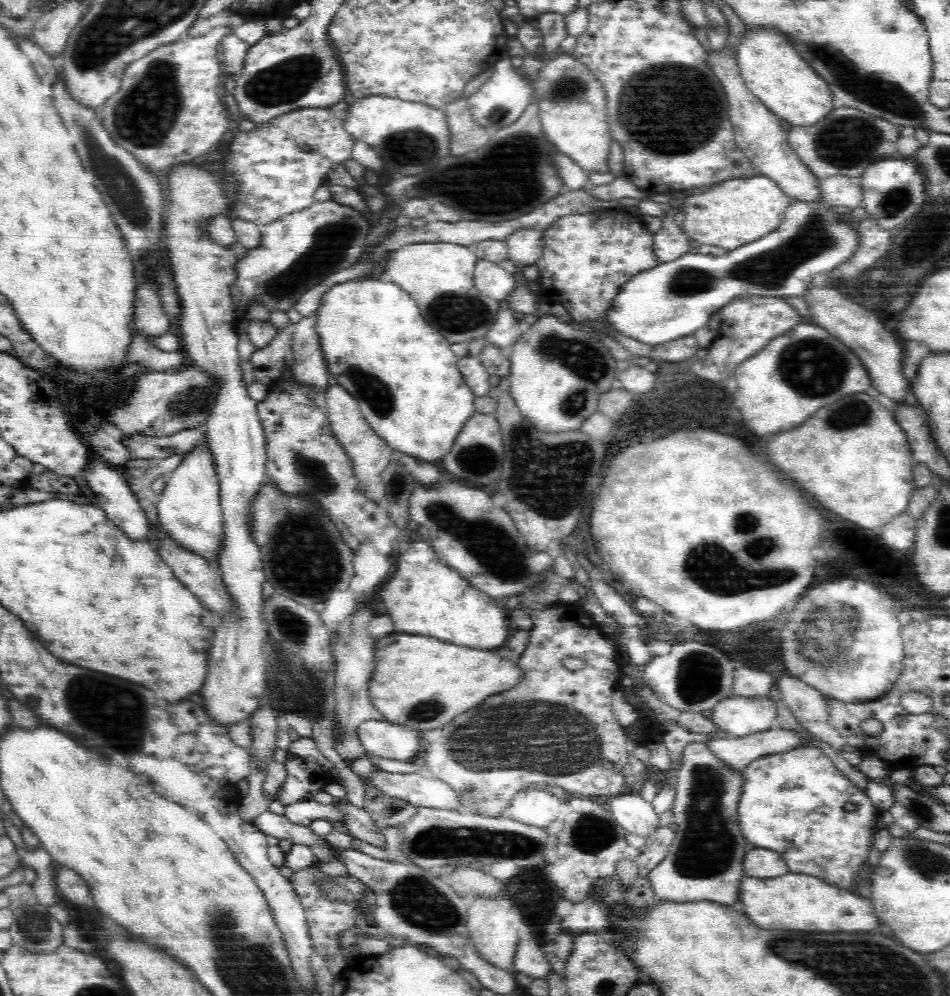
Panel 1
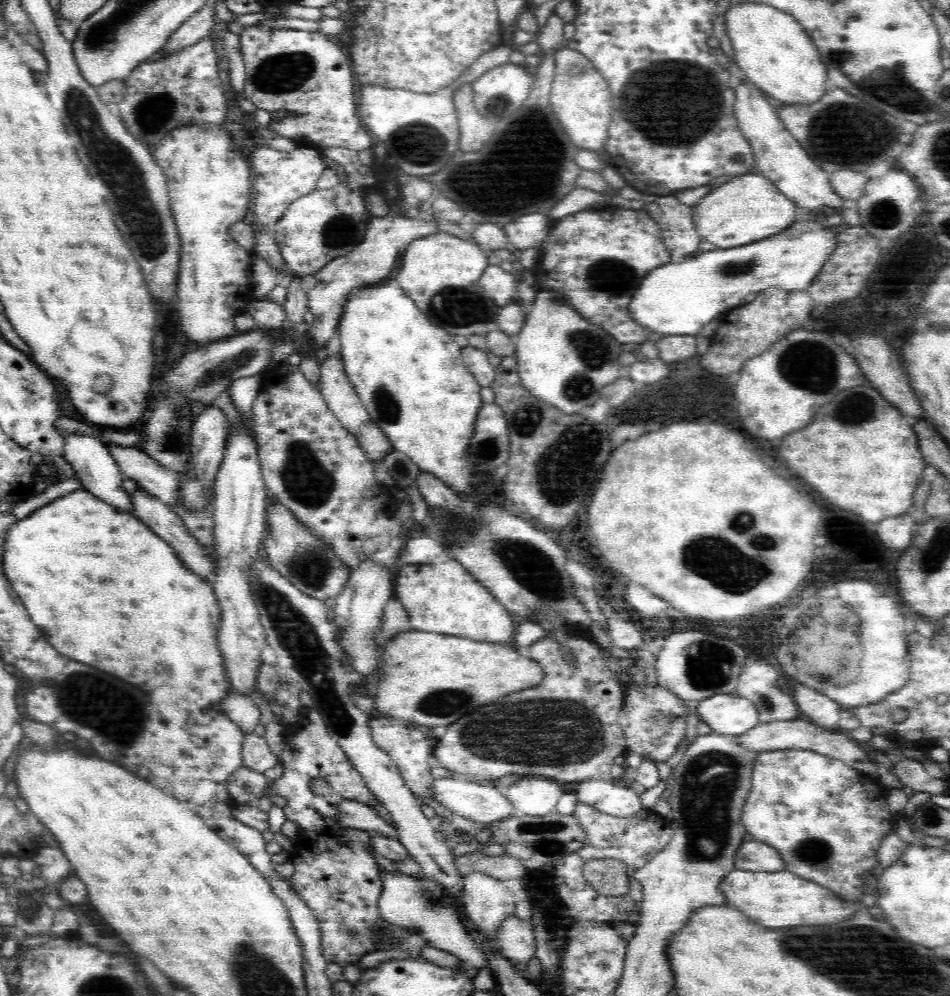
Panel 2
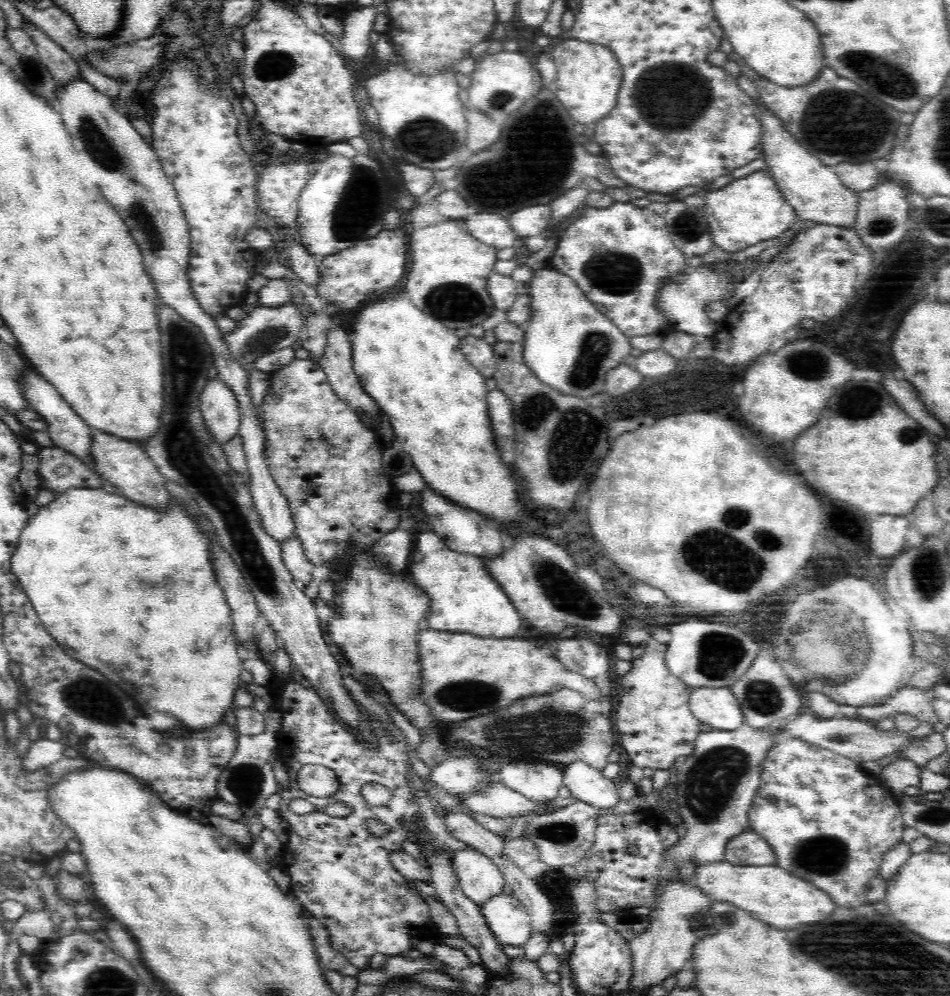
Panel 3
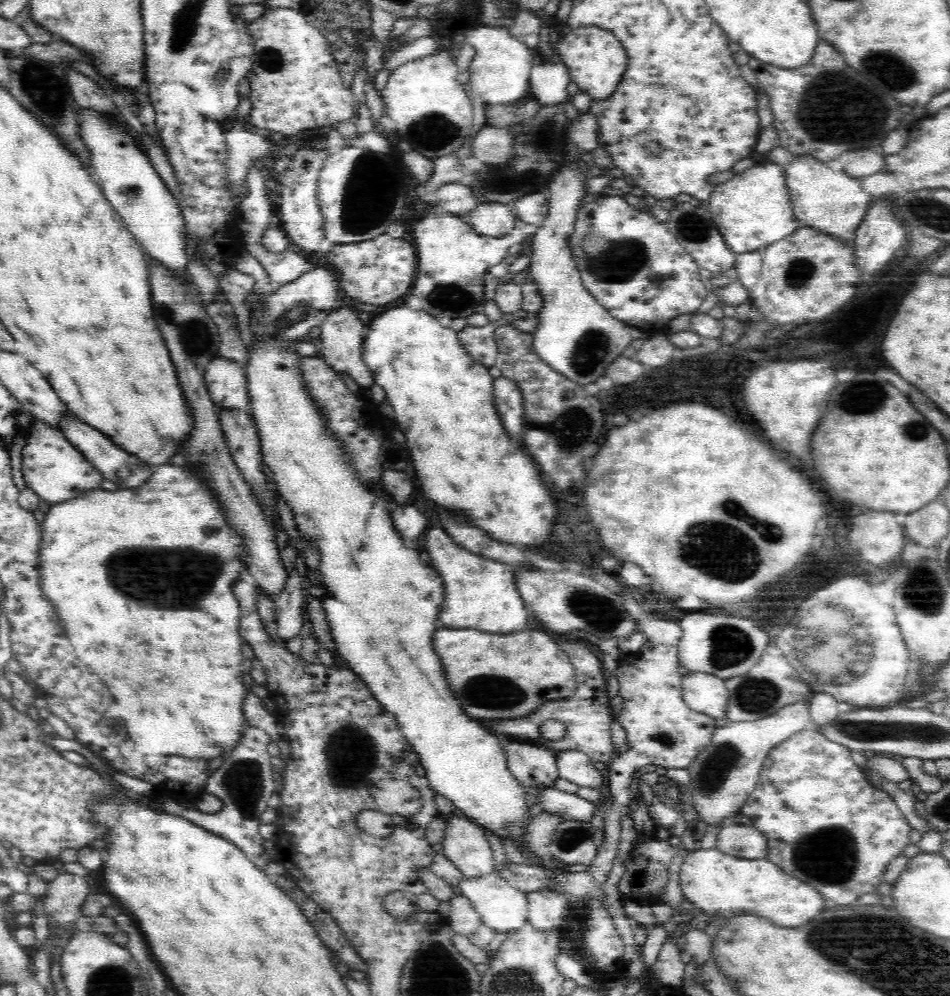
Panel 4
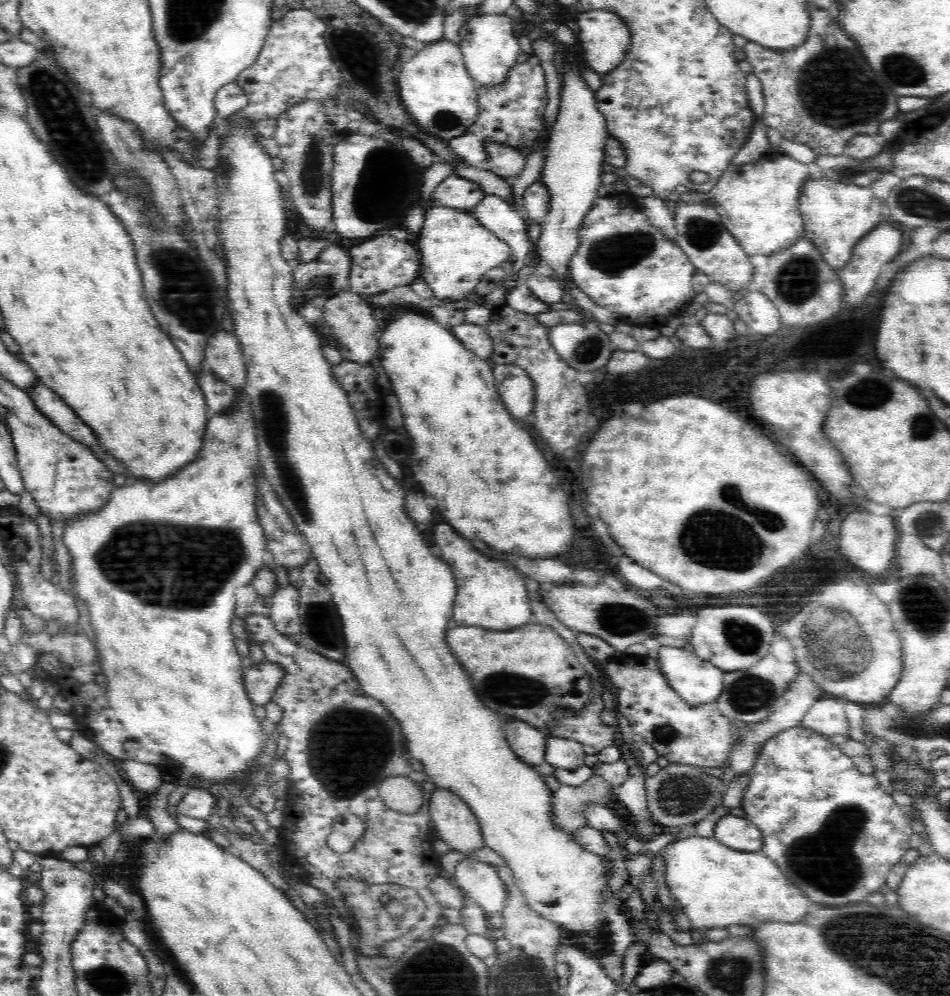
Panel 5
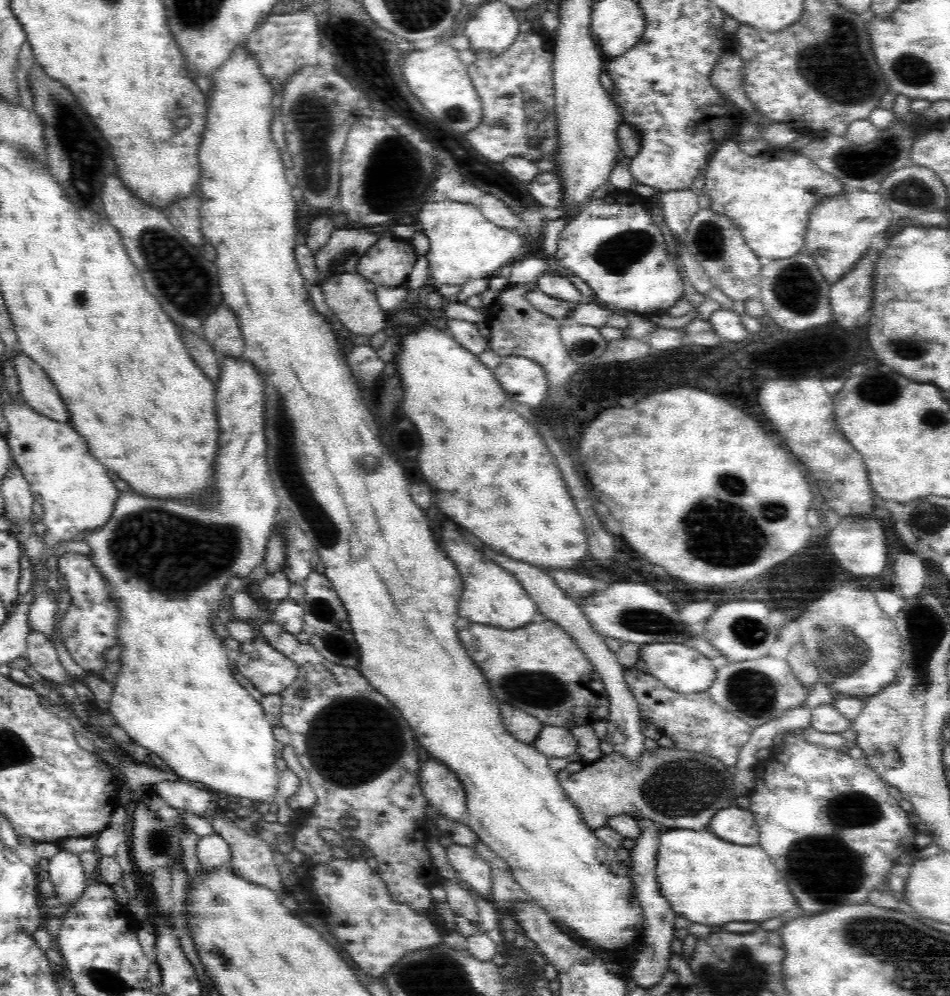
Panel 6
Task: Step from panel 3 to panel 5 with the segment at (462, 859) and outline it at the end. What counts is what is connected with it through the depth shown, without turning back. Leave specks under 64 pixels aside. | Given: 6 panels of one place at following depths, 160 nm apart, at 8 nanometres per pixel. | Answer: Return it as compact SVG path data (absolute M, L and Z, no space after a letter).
M436 785L431 792L429 809L440 840L446 842L452 851L472 858L478 850L486 847L478 819L468 803L452 789Z

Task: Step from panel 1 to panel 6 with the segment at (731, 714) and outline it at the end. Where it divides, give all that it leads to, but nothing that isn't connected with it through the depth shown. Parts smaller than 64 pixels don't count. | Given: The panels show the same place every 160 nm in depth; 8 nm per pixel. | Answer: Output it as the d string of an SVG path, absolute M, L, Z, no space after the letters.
M655 641L654 643L645 644L638 656L648 667L648 672L660 680L662 684L682 693L706 692L710 684L716 680L716 670L712 660L706 658L695 648L690 648L685 644L676 642L663 643Z

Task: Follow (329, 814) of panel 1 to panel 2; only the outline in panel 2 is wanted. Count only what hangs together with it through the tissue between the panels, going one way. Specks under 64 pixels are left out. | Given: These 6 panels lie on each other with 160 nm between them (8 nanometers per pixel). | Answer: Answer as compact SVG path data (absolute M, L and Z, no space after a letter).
M343 800L337 807L340 808L340 821L344 825L372 830L374 833L380 833L387 838L399 840L397 829L386 823L384 817L379 816L372 807L354 800Z

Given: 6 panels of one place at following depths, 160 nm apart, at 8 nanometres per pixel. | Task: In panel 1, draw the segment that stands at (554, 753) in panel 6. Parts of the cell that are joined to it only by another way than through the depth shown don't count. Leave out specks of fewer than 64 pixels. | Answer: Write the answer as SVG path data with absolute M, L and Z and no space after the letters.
M612 795L609 811L614 815L624 829L637 833L640 837L648 836L660 824L660 816L654 810L653 804L646 802L640 795L624 796Z

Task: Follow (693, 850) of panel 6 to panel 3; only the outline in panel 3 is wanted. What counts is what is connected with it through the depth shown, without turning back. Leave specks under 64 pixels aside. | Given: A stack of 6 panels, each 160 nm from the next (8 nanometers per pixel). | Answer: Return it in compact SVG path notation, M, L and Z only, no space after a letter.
M725 859L718 864L706 864L696 874L696 887L708 898L718 902L730 902L774 928L794 928L806 922L818 922L830 916L836 908L826 891L792 876L775 865L734 865Z

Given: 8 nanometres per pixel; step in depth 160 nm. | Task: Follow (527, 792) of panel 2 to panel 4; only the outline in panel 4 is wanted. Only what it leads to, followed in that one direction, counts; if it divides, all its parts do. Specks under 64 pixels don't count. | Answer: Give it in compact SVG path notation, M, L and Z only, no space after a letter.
M508 739L505 753L510 771L522 784L530 788L554 787L559 777L555 751L539 744Z

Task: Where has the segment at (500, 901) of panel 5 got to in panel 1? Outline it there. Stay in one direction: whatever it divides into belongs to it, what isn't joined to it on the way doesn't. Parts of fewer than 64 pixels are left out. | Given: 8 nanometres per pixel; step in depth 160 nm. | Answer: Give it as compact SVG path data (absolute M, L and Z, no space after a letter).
M520 940L514 952L515 972L530 975L534 979L547 980L551 974L551 966L543 953L538 940Z

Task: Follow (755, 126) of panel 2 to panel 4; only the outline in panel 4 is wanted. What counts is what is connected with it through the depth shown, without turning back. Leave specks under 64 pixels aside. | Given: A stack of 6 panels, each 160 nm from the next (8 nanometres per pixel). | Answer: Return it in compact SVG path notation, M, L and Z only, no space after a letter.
M802 154L786 167L786 185L789 189L793 213L803 227L826 234L839 240L841 244L850 244L855 232L862 224L875 197L862 188L860 179L850 178L846 173L832 171L824 163Z

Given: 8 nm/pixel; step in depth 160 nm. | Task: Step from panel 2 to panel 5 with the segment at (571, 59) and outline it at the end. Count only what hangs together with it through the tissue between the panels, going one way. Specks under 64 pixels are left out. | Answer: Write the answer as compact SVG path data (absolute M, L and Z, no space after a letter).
M600 8L580 13L576 20L581 48L584 49L585 64L589 65L592 72L596 72L603 78L604 73L624 60L630 43L632 43L632 29L617 12Z

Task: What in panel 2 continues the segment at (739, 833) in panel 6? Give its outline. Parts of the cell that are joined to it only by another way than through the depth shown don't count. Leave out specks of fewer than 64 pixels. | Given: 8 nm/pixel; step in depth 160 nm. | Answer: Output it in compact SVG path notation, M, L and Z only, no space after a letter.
M749 837L739 846L735 854L735 869L749 872L779 872L785 870L780 854L768 844L754 841Z

